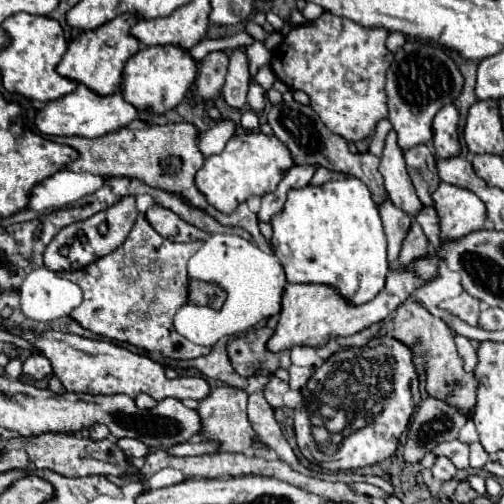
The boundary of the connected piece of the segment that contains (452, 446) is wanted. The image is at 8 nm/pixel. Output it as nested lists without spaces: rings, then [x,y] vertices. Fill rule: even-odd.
[[[458,439],[442,443],[438,449],[434,449],[434,453],[448,457],[458,469],[468,469],[468,445]]]

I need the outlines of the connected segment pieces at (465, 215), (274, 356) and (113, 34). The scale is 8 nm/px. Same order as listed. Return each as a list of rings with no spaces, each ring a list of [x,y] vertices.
[[[440,183],[432,199],[440,217],[442,239],[458,239],[484,227],[486,207],[472,191],[450,183]]]
[[[258,327],[250,329],[246,335],[228,341],[226,351],[234,371],[242,377],[250,375],[272,375],[276,369],[290,367],[290,351],[286,353],[266,353],[266,341],[272,329]]]
[[[116,17],[114,21],[108,21],[102,25],[102,29],[96,29],[94,33],[82,33],[82,37],[76,37],[68,43],[68,51],[64,53],[62,61],[56,67],[56,73],[86,85],[96,95],[112,95],[118,91],[122,83],[122,69],[126,61],[140,49],[140,43],[130,37],[130,27],[138,21],[138,17]]]

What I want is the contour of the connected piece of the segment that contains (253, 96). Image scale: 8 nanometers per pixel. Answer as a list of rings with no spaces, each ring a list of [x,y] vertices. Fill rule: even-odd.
[[[258,83],[252,85],[250,91],[248,91],[248,105],[250,105],[256,113],[260,113],[260,111],[266,109],[266,91],[264,91]]]

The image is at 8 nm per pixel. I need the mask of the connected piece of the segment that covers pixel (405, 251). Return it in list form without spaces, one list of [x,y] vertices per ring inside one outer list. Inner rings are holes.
[[[412,223],[410,233],[406,235],[404,243],[402,243],[402,251],[400,251],[400,267],[408,267],[412,265],[416,259],[422,259],[430,253],[430,243],[422,231],[422,227],[418,223]]]

